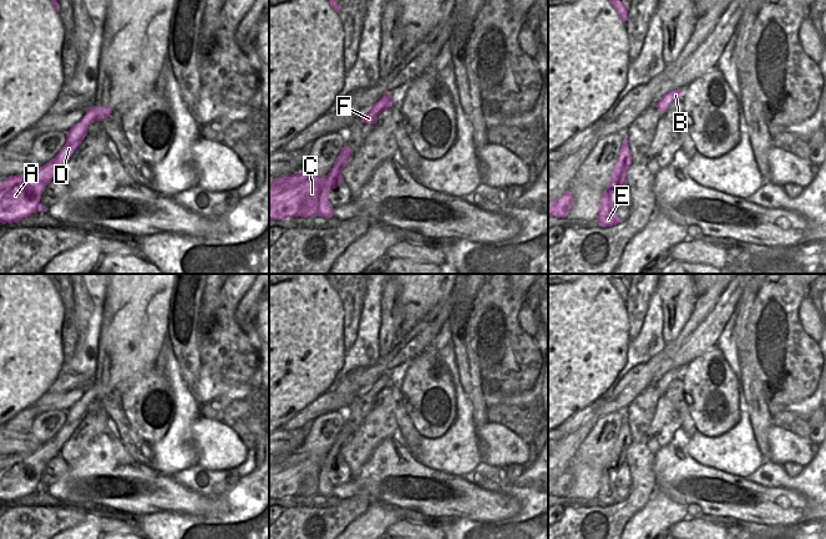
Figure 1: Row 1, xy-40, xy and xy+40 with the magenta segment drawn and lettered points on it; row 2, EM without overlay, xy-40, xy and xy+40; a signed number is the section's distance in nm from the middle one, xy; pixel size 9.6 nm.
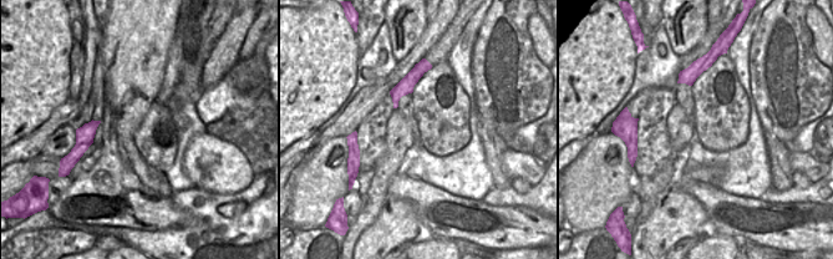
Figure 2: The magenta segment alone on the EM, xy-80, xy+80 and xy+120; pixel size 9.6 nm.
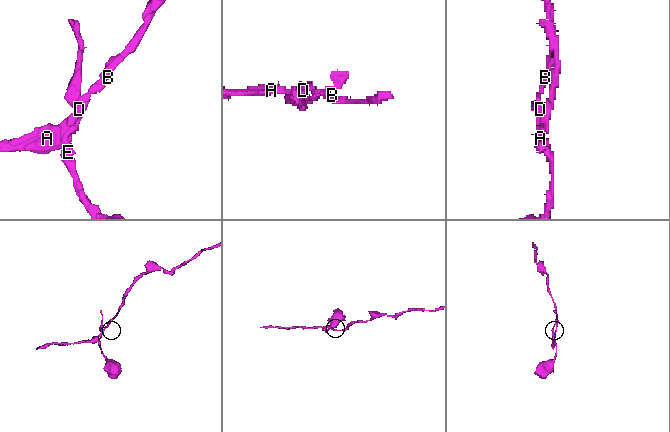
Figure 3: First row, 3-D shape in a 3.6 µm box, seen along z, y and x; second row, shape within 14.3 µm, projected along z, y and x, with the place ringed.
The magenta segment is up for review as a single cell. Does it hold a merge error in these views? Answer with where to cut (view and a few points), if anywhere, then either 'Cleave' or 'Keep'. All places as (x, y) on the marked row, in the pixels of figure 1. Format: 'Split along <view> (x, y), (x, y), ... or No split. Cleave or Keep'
Split along xy (324, 186), (319, 196), (318, 214). Cleave.

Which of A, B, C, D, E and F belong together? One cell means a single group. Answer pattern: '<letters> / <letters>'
A B C D F / E

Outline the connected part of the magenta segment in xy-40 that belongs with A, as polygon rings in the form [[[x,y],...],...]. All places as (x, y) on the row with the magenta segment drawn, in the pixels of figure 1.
[[[92,106],[83,118],[66,132],[66,143],[60,153],[44,164],[32,176],[9,176],[0,184],[0,223],[19,223],[40,210],[40,199],[45,187],[59,177],[75,151],[87,136],[87,128],[95,121],[103,121],[112,113],[107,107]]]

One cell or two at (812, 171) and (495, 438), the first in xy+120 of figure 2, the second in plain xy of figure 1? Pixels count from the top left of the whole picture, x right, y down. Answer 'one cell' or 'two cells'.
one cell

